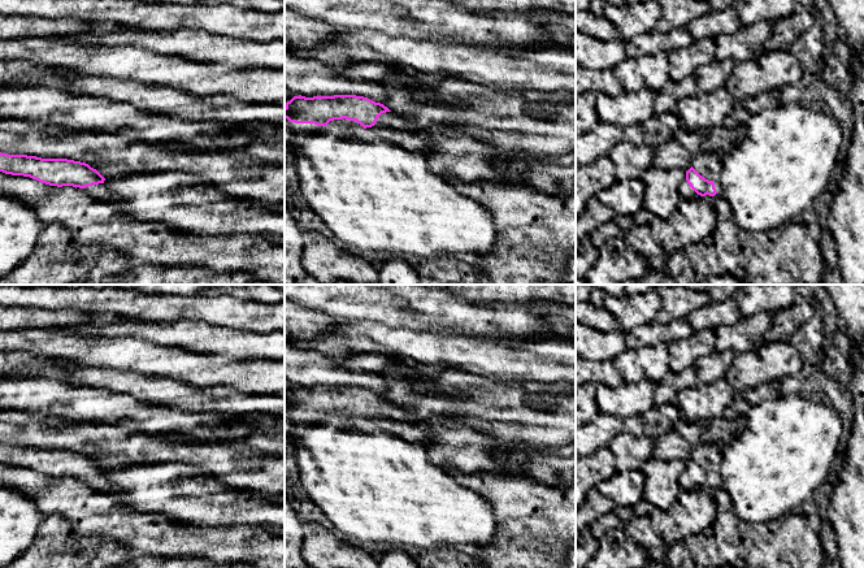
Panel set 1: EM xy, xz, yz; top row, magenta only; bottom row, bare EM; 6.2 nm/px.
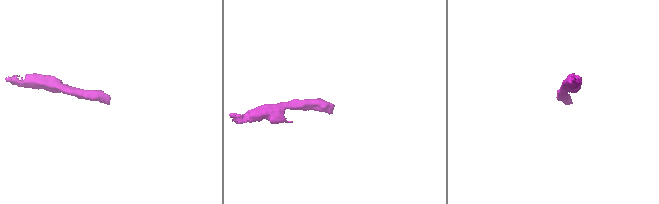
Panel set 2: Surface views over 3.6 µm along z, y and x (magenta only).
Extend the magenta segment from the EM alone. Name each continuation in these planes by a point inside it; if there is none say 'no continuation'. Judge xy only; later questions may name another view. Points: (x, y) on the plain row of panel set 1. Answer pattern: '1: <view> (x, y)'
1: xy (100, 482)

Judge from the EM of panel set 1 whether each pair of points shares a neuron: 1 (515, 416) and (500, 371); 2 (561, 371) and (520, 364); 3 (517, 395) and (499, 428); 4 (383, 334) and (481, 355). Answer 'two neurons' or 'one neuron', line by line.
1: two neurons
2: one neuron
3: one neuron
4: one neuron

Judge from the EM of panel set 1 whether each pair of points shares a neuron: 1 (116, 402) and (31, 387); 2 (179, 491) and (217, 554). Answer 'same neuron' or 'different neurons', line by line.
1: same neuron
2: different neurons

